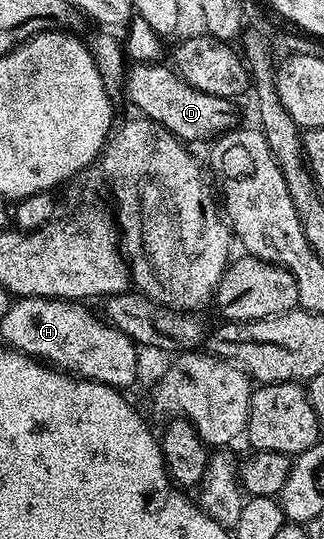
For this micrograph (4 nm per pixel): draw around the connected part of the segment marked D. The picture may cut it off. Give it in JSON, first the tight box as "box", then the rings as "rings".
{"box":[124,63,238,143],"rings":[[[137,63],[126,72],[124,96],[129,96],[130,103],[141,112],[138,114],[142,118],[153,121],[186,143],[205,140],[208,142],[220,134],[228,133],[238,124],[237,109],[233,106],[236,104],[230,98],[207,95],[207,91],[191,87],[168,64],[163,64]]]}

